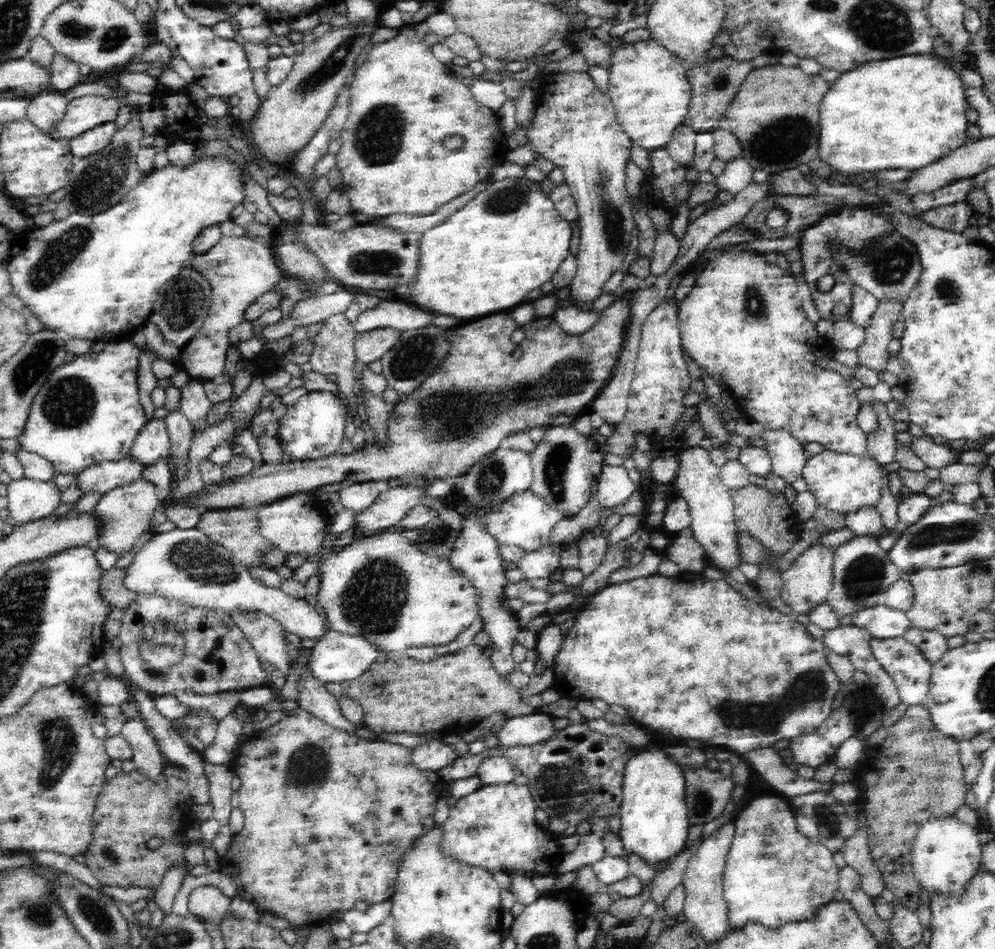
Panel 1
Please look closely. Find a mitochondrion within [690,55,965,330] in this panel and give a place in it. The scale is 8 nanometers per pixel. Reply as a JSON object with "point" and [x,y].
{"point":[890,264]}

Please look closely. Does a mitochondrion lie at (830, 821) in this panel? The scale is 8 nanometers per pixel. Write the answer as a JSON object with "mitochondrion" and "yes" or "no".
{"mitochondrion":"yes"}

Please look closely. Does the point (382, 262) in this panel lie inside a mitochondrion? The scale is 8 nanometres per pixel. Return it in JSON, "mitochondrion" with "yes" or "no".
{"mitochondrion":"yes"}

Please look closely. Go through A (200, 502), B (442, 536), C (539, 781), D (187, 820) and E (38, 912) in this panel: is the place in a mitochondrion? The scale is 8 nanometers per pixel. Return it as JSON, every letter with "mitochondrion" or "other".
{"A":"other","B":"mitochondrion","C":"mitochondrion","D":"other","E":"mitochondrion"}

